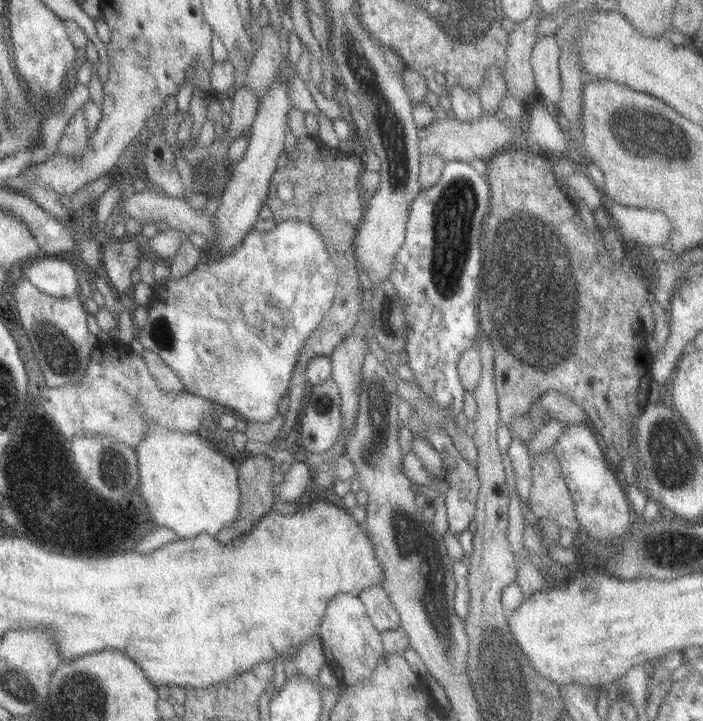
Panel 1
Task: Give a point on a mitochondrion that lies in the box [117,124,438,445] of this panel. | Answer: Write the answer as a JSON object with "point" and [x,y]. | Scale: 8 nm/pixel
{"point":[162,334]}

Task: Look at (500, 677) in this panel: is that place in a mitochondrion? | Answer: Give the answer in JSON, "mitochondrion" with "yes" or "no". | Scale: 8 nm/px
{"mitochondrion":"yes"}

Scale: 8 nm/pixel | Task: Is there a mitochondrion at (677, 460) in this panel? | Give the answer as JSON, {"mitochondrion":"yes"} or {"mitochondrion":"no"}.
{"mitochondrion":"yes"}

